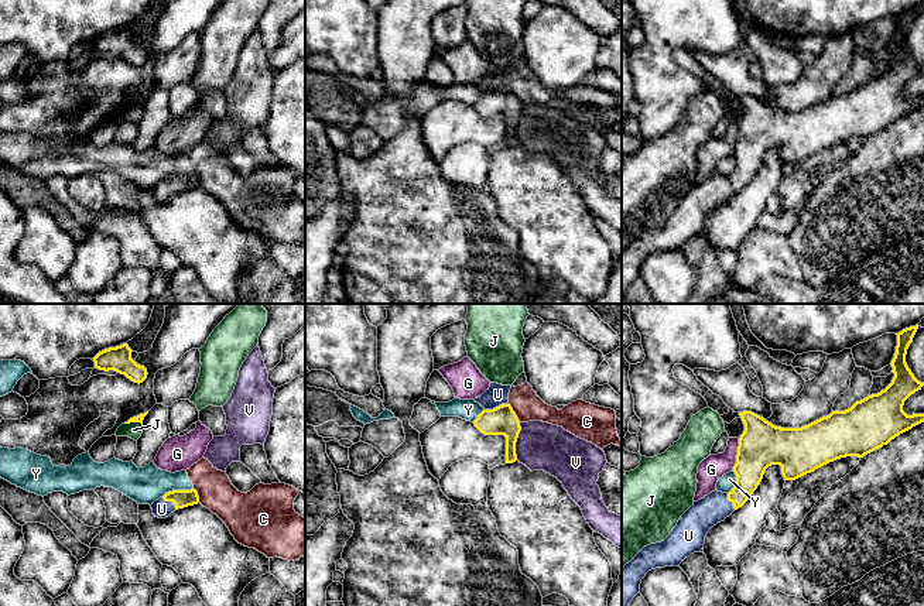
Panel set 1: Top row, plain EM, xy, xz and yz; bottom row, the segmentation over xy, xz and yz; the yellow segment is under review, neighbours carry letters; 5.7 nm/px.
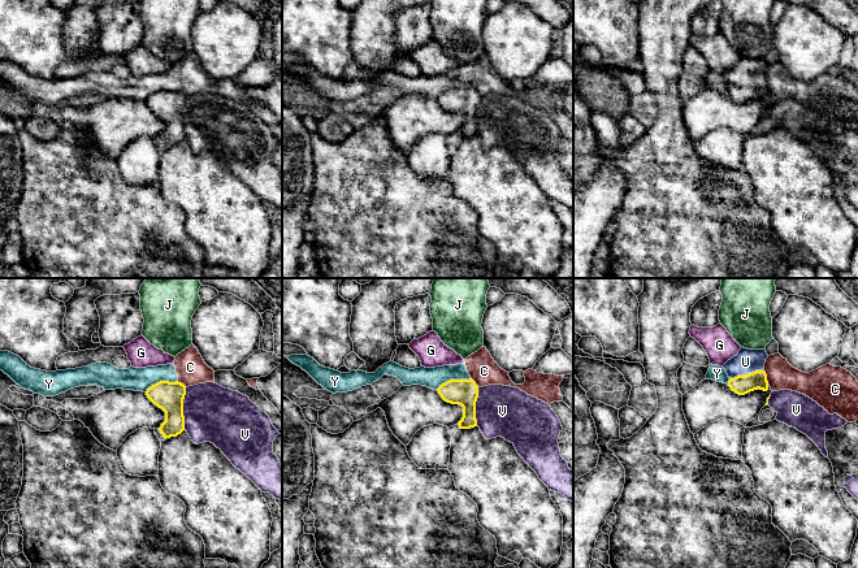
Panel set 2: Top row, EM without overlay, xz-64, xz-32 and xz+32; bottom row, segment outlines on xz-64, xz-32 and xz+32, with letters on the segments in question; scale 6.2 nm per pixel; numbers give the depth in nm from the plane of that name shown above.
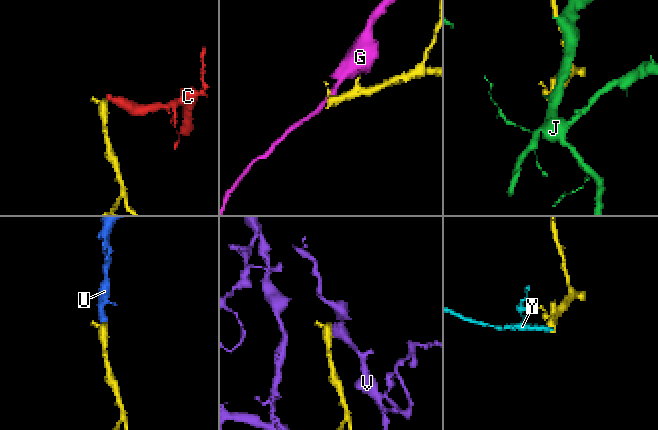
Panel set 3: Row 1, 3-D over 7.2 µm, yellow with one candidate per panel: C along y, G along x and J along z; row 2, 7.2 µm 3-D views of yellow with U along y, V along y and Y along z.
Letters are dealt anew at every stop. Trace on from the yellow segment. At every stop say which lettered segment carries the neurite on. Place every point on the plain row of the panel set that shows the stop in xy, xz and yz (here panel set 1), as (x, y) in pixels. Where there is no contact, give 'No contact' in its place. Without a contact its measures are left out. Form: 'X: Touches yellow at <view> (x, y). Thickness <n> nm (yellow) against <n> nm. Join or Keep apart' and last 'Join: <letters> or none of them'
C: Touches yellow at xz (514, 96). Thickness 160 nm (yellow) against 160 nm. Keep apart
G: Touches yellow at yz (738, 137). Thickness 260 nm (yellow) against 140 nm. Keep apart
J: Touches yellow at xy (133, 105). Thickness 50 nm (yellow) against 90 nm. Keep apart
U: Touches yellow at xz (496, 91). Thickness 160 nm (yellow) against 120 nm. Join
V: Touches yellow at xz (516, 125). Thickness 160 nm (yellow) against 280 nm. Keep apart
Y: Touches yellow at xy (177, 174). Thickness 100 nm (yellow) against 200 nm. Keep apart
Join: U

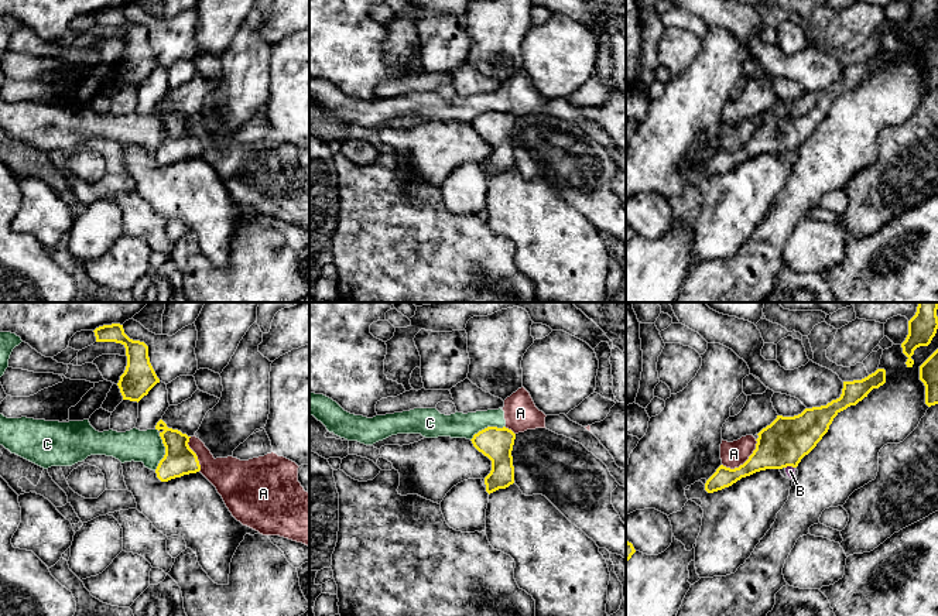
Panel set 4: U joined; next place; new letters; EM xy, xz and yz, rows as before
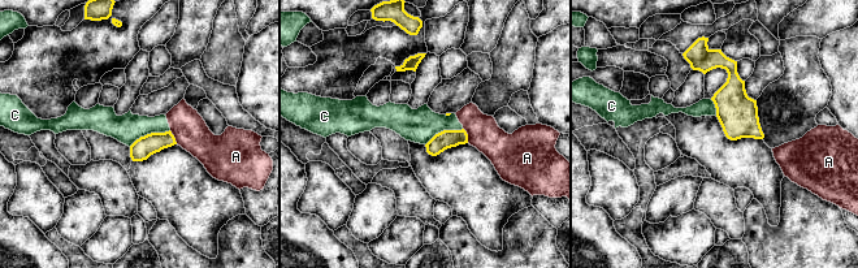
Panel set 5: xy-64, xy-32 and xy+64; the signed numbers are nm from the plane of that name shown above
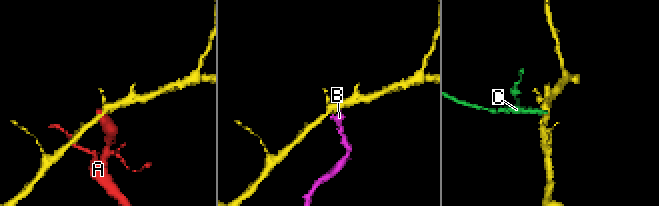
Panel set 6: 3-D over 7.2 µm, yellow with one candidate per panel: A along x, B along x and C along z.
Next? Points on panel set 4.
A: Touches yellow at yz (745, 146). Thickness 260 nm (yellow) against 140 nm. Keep apart
B: Touches yellow at yz (790, 149). Thickness 280 nm (yellow) against 60 nm. Keep apart
C: Touches yellow at xy (165, 134). Thickness 180 nm (yellow) against 180 nm. Keep apart
Join: none of them

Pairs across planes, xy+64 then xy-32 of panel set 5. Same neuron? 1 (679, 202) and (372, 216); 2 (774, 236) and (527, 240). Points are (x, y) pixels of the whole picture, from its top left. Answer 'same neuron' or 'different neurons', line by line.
1: same neuron
2: same neuron

